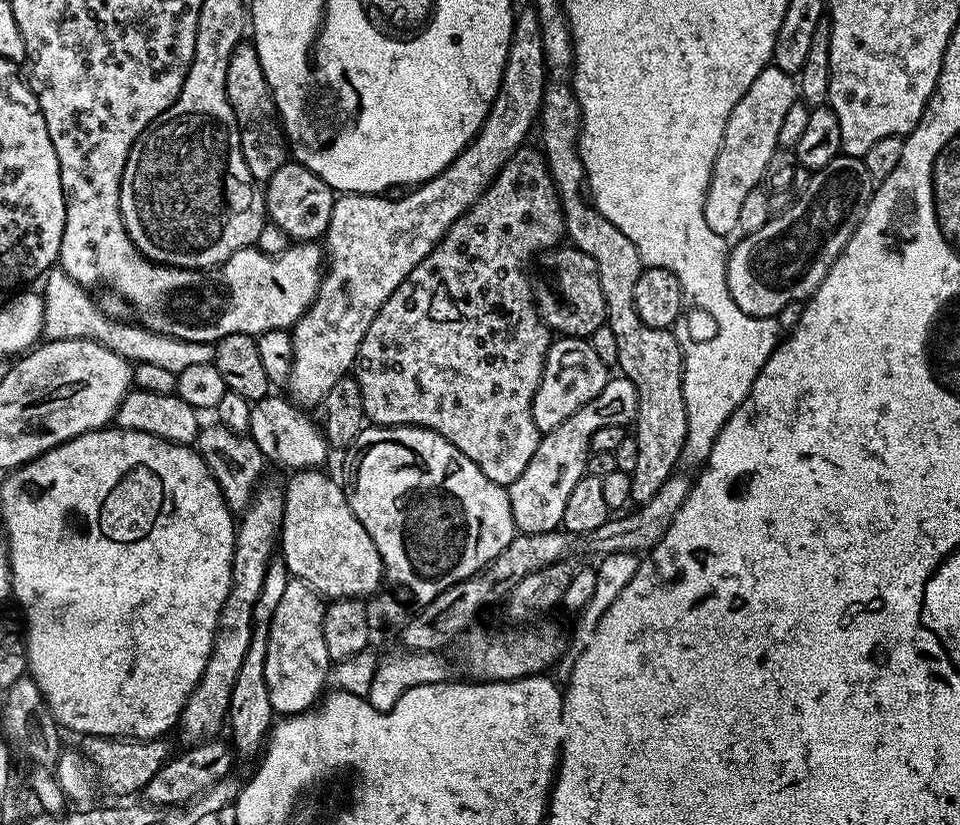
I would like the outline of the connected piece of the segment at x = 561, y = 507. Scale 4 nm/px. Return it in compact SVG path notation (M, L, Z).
M620 374L617 375L617 380L616 377L609 379L608 384L602 386L602 394L598 394L598 398L586 402L586 406L582 406L574 414L570 414L570 418L566 418L566 422L562 422L562 426L541 435L538 450L534 450L534 458L530 458L526 470L522 470L522 474L518 474L514 483L507 485L510 510L514 514L514 522L521 533L554 532L563 525L566 501L570 499L574 486L578 486L580 479L586 475L590 455L590 438L594 434L594 430L598 430L602 426L624 428L631 425L635 421L637 410L638 394L632 383Z

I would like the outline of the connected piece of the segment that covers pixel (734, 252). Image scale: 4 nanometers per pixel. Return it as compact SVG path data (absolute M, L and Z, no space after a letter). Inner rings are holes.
M839 154L828 165L813 171L808 183L799 191L800 196L798 192L786 211L775 213L760 229L741 235L741 240L731 245L728 253L728 289L734 302L738 302L740 309L748 316L774 318L782 306L795 300L807 301L816 293L830 266L834 266L846 242L850 242L858 222L866 214L868 203L872 201L874 182L861 157Z

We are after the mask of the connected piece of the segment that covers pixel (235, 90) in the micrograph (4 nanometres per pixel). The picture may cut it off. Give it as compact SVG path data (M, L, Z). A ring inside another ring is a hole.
M242 42L230 54L226 66L226 94L234 110L242 158L246 158L246 170L250 170L256 181L266 182L279 168L289 163L290 145L284 135L280 111L276 109L272 91L266 82L255 43Z

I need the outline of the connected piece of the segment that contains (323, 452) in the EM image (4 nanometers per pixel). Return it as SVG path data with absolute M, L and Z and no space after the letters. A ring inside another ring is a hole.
M269 394L252 404L247 435L252 437L258 450L262 450L265 461L272 463L273 460L274 463L288 468L287 470L319 469L324 466L330 455L323 431L313 417L311 420L304 413L307 411L298 407L291 399L281 396Z

